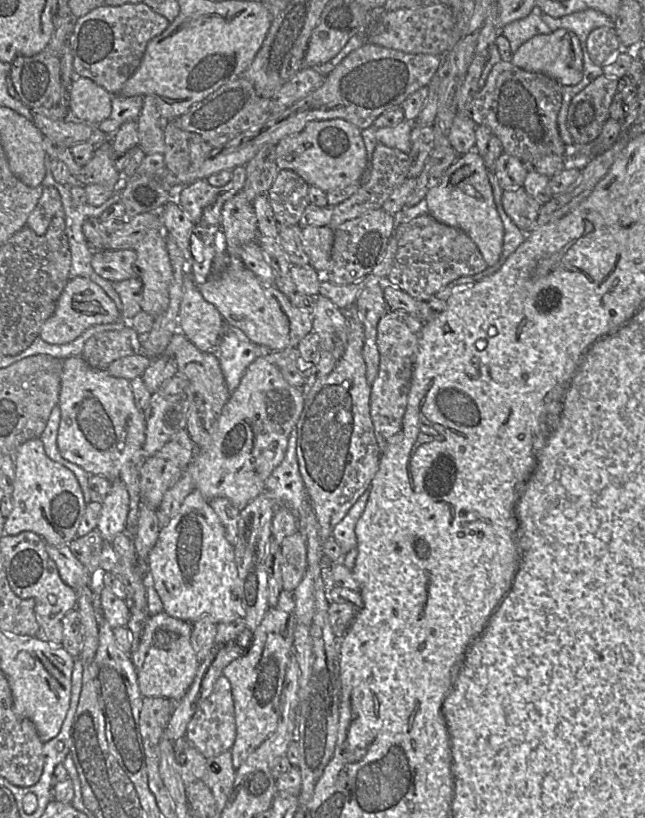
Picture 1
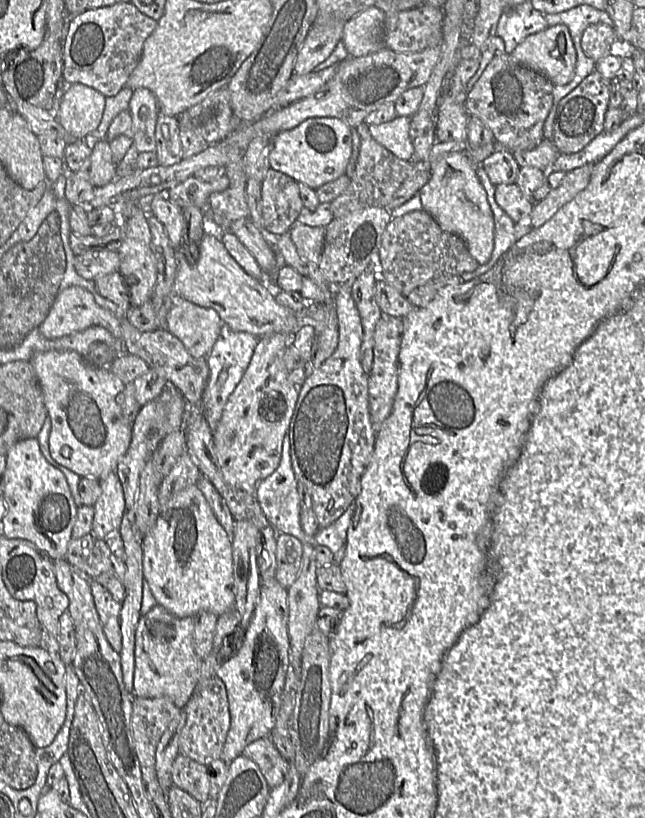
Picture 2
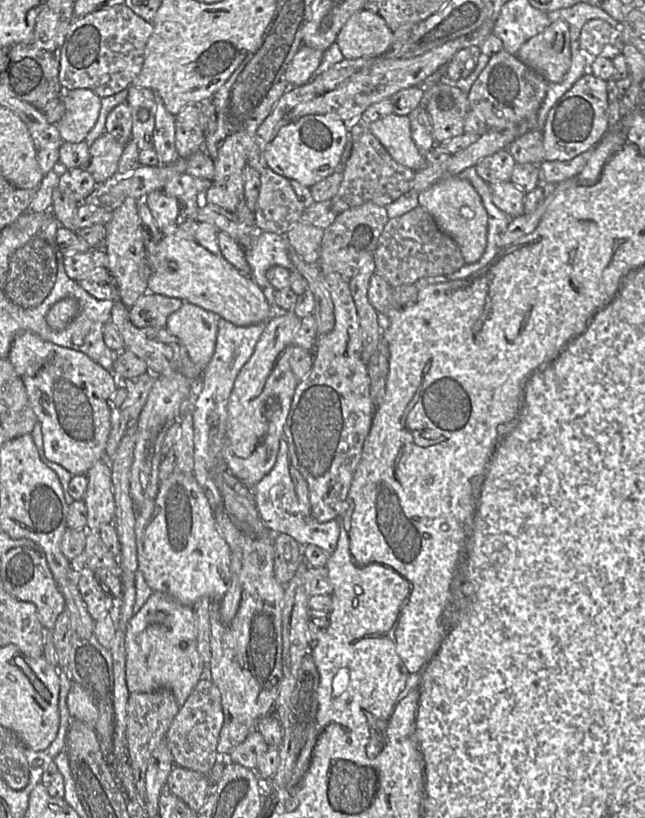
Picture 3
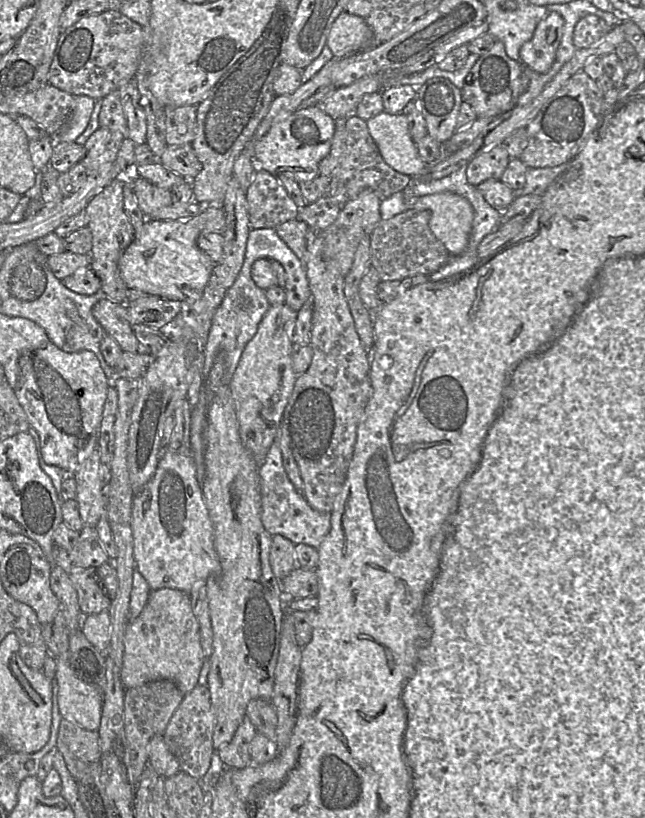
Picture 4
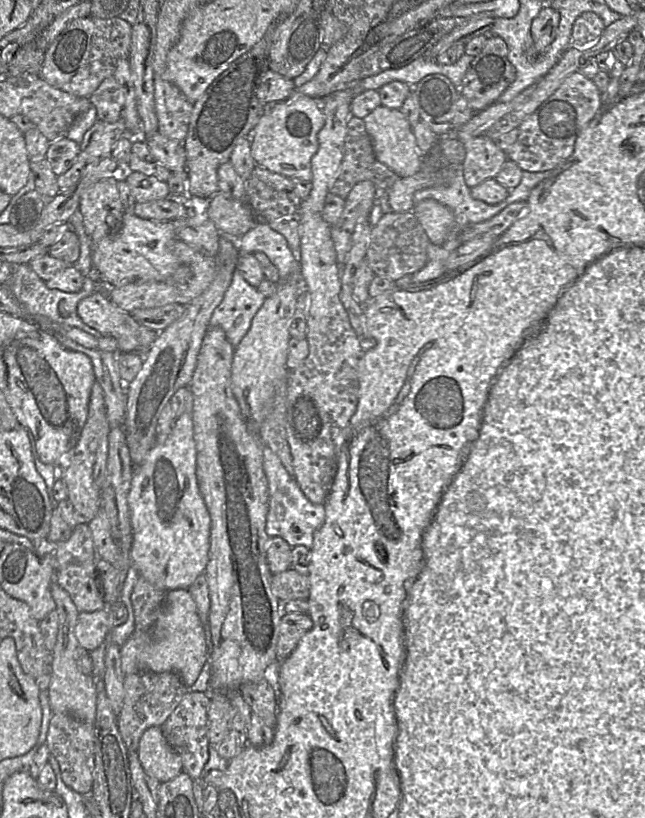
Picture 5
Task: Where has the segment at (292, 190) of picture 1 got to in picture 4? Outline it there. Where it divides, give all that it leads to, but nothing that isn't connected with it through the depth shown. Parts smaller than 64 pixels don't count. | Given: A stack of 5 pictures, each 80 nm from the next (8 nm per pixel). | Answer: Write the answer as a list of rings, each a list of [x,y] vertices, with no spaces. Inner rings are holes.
[[[264,169],[256,172],[246,197],[252,229],[275,229],[296,220],[300,212],[278,179]]]

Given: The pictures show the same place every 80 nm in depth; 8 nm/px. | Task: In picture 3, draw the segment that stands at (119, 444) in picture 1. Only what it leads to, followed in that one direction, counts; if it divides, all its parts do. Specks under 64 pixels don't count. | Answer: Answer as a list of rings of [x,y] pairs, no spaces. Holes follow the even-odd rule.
[[[30,331],[16,335],[7,359],[23,380],[29,404],[41,425],[45,457],[72,475],[85,475],[97,460],[103,458],[111,428],[110,398],[118,388],[118,377],[86,354],[43,340]]]

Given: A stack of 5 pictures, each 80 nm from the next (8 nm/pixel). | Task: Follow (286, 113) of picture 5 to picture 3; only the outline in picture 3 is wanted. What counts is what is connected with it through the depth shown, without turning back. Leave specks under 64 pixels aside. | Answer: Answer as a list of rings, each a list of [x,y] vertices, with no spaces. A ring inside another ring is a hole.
[[[307,115],[282,126],[265,149],[266,167],[310,188],[335,172],[347,141],[347,125],[331,115]]]

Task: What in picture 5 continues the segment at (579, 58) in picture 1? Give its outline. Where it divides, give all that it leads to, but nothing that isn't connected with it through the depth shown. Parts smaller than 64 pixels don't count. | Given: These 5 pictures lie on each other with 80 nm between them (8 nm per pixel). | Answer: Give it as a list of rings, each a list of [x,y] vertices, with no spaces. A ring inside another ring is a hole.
[[[545,6],[531,23],[531,35],[534,46],[527,52],[527,57],[538,58],[545,54],[557,35],[560,14],[557,10]]]

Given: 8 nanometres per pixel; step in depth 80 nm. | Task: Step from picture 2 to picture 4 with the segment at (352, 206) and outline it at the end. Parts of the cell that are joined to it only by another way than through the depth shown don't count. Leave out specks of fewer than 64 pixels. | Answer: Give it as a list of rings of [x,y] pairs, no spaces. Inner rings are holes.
[[[358,116],[347,118],[347,139],[340,163],[331,174],[328,196],[342,207],[355,199],[363,190],[373,190],[380,200],[402,192],[411,183],[411,177],[391,168],[381,156],[379,149],[371,137],[367,122]]]

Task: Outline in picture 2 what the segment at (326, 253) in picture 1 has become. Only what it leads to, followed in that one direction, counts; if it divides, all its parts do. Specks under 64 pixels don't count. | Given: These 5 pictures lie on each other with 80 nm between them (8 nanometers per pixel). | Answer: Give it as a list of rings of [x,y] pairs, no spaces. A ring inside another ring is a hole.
[[[296,220],[288,232],[298,253],[308,262],[318,265],[324,247],[325,227],[311,227]]]

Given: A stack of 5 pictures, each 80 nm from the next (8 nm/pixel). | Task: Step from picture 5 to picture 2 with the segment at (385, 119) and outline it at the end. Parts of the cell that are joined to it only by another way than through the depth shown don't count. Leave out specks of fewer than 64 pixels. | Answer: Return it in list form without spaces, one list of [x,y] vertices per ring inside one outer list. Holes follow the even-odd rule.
[[[397,116],[390,122],[370,125],[371,137],[393,155],[405,161],[412,161],[414,147],[410,139],[410,117]]]

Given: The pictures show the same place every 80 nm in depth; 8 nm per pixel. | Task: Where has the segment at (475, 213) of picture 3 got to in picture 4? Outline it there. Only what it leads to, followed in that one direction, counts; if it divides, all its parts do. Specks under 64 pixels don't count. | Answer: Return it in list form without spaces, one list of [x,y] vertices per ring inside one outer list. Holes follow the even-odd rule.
[[[452,192],[422,197],[411,194],[411,209],[430,211],[430,230],[451,255],[461,255],[466,250],[474,211],[465,197]]]

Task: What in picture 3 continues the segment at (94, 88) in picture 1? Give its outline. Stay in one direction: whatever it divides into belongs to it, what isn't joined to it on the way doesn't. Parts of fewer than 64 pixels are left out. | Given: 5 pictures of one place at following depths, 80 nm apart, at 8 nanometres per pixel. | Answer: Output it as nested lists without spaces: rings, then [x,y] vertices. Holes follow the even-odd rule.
[[[77,88],[64,91],[63,102],[65,112],[57,124],[62,141],[84,141],[99,117],[101,98],[90,89]]]

